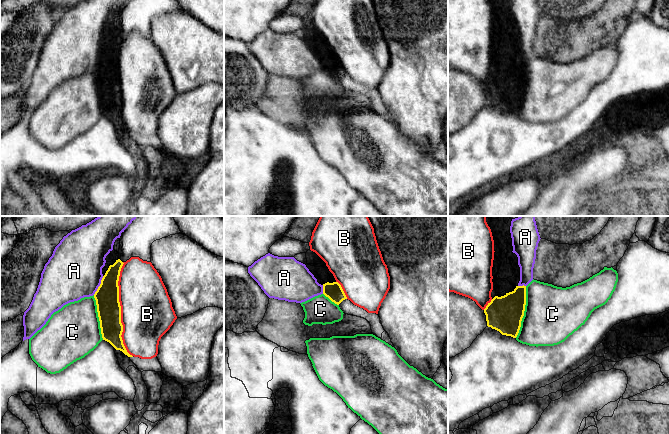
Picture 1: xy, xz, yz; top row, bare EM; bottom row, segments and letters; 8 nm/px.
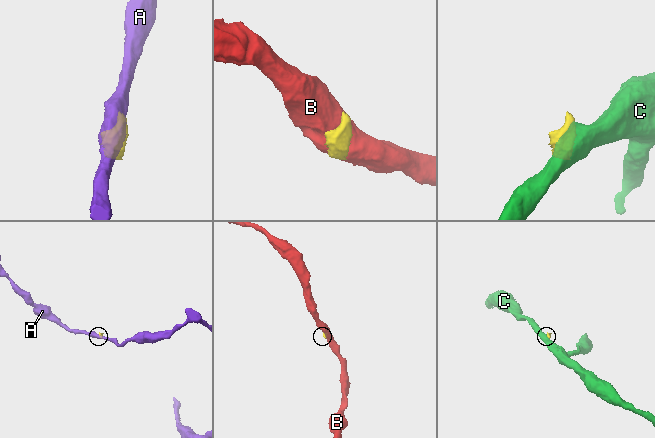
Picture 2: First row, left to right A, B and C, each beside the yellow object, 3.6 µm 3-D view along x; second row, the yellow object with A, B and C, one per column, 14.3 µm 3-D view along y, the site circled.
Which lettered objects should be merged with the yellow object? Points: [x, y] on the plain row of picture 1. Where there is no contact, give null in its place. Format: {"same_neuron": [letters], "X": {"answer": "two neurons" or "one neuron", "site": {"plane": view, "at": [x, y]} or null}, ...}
{"same_neuron": [], "A": {"answer": "two neurons", "site": {"plane": "xy", "at": [100, 61]}}, "B": {"answer": "two neurons", "site": {"plane": "xy", "at": [120, 85]}}, "C": {"answer": "two neurons", "site": {"plane": "yz", "at": [523, 88]}}}

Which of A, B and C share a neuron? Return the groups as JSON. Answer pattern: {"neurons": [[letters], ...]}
{"neurons": [["A"], ["B"], ["C"]]}

